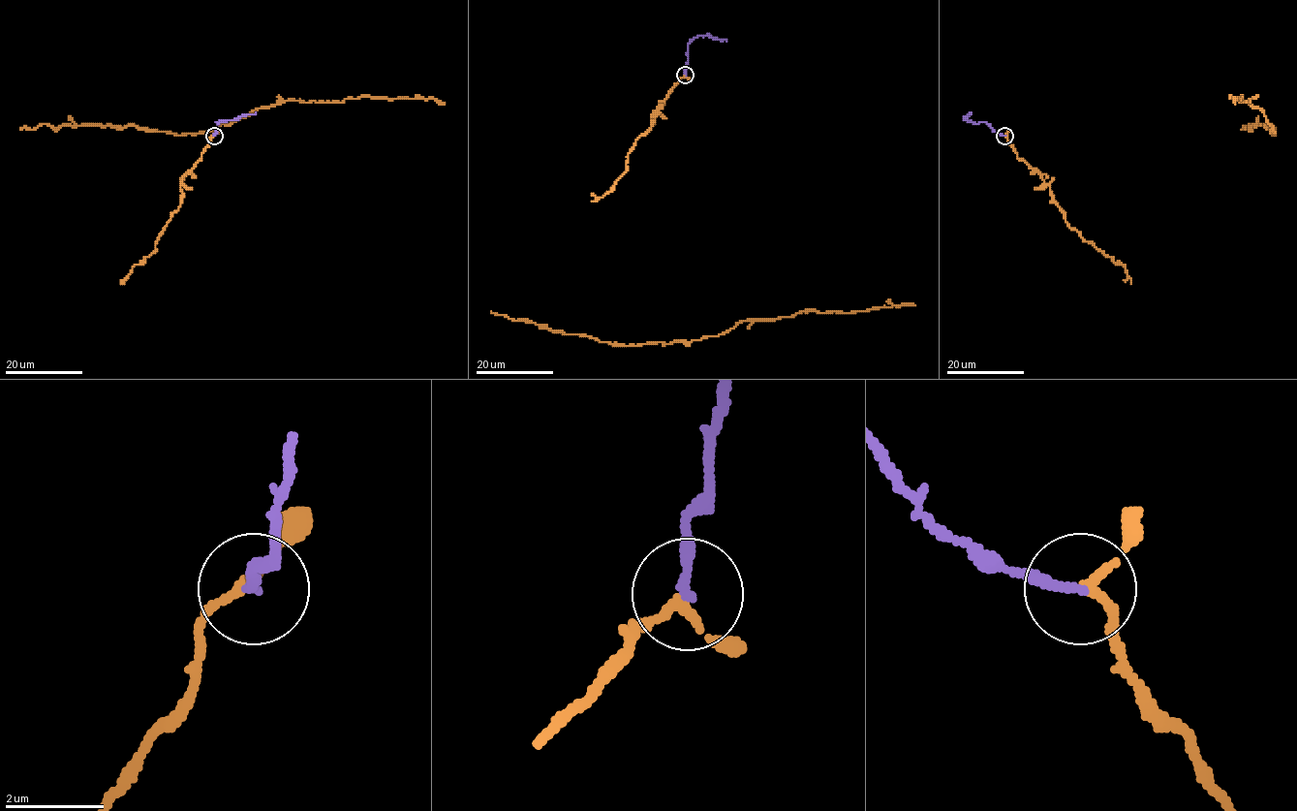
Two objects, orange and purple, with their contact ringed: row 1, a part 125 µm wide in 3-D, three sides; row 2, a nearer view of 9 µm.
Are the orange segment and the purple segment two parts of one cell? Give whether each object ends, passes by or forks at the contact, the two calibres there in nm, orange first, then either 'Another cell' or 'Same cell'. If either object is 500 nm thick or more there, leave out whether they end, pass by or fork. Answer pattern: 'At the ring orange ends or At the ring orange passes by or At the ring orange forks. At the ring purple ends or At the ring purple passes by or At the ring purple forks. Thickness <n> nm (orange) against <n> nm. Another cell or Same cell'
At the ring orange passes by. At the ring purple ends. Thickness 180 nm (orange) against 200 nm. Same cell

